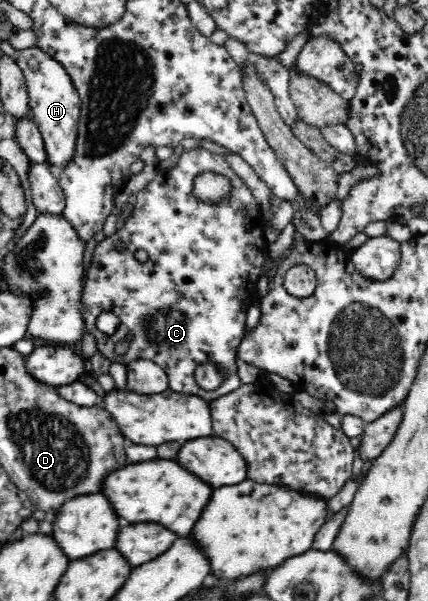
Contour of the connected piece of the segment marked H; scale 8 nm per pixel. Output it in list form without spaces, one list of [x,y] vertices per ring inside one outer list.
[[[38,47],[19,50],[16,52],[16,61],[24,73],[24,80],[29,92],[31,117],[44,139],[46,156],[49,157],[46,166],[58,173],[59,170],[68,166],[68,162],[72,162],[72,156],[76,150],[78,124],[81,116],[78,90],[72,82],[72,77],[68,75],[68,71],[64,69],[64,65]]]

